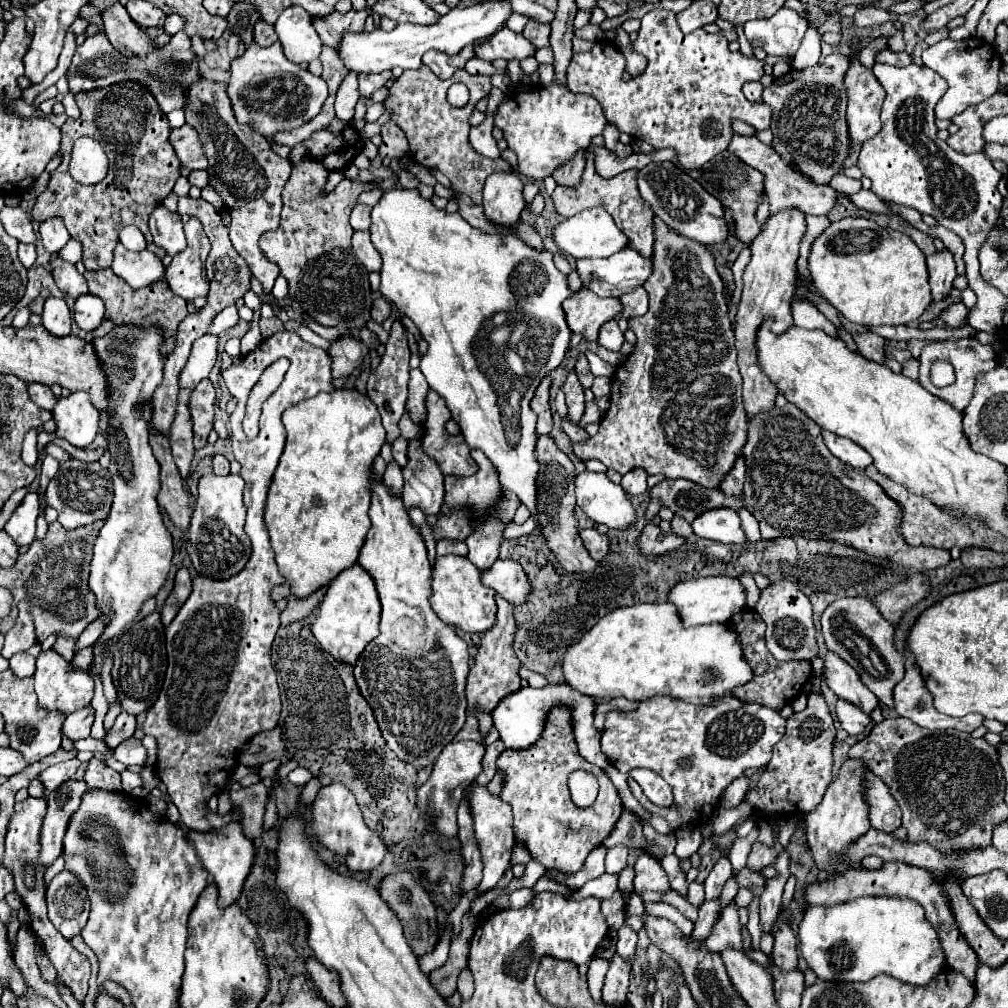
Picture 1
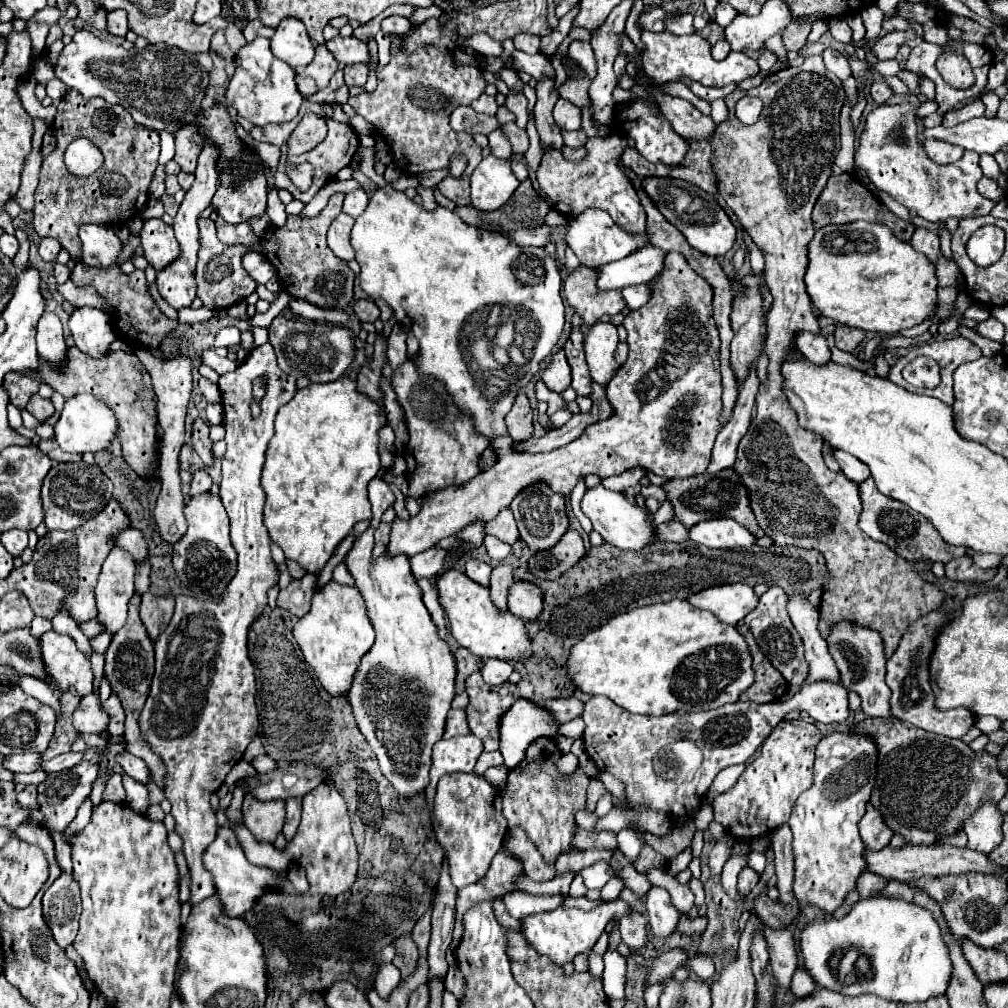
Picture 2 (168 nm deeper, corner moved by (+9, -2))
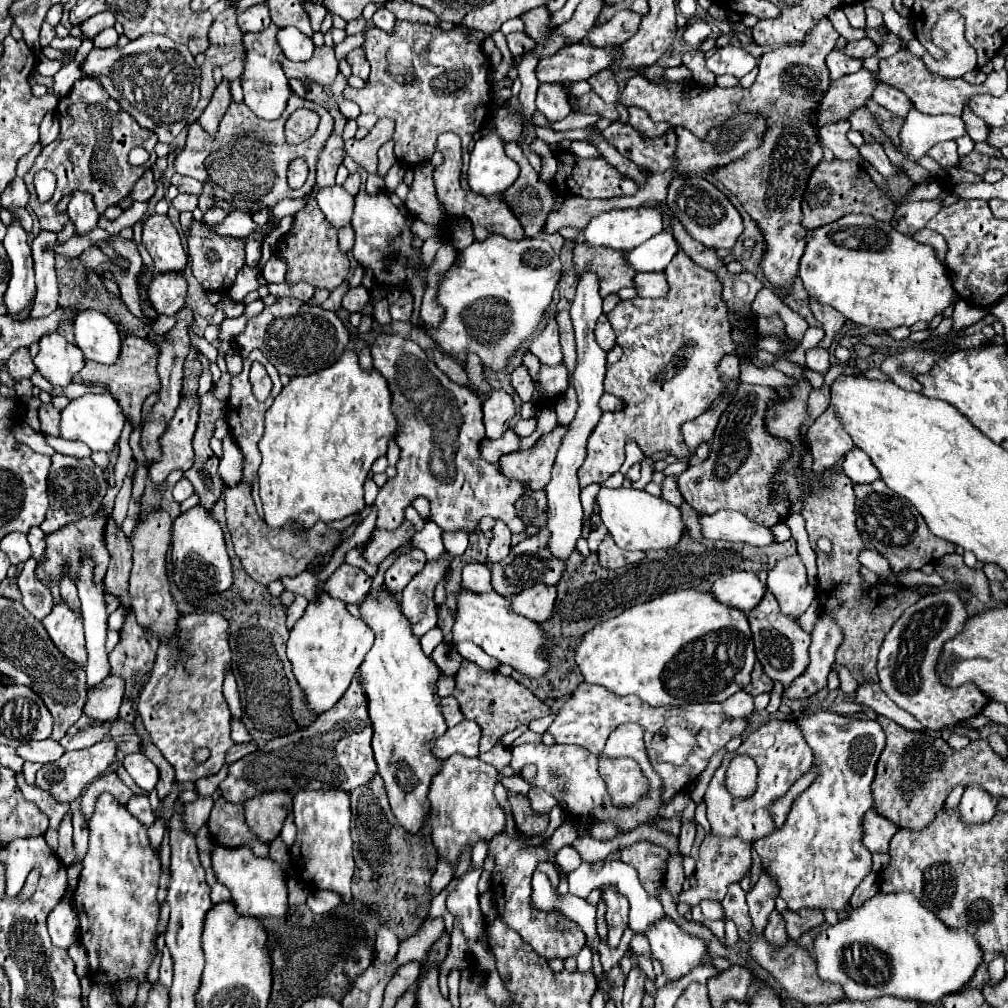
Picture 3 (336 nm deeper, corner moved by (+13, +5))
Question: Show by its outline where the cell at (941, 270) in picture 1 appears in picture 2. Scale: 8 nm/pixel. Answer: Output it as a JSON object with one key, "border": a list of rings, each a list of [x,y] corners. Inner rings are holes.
{"border":[[[917,228],[913,234],[913,242],[909,242],[917,252],[925,254],[929,258],[929,262],[937,262],[941,248],[939,248],[939,236],[935,232],[929,232],[925,228]]]}

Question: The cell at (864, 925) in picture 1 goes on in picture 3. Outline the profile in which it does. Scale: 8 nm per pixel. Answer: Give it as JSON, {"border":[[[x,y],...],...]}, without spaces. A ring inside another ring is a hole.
{"border":[[[877,893],[873,899],[855,909],[847,921],[827,927],[815,939],[815,957],[821,979],[839,983],[849,999],[865,1001],[893,995],[899,999],[935,1003],[945,995],[959,993],[971,981],[983,961],[983,951],[967,929],[949,929],[911,893]]]}

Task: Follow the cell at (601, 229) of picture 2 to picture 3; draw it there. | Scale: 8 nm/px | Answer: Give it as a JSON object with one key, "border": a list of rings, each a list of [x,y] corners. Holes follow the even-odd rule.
{"border":[[[655,207],[613,209],[591,219],[585,239],[593,247],[631,251],[663,231],[663,215]]]}

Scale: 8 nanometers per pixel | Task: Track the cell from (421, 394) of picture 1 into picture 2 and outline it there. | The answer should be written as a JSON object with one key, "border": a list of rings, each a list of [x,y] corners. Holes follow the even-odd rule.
{"border":[[[401,324],[393,326],[393,332],[389,334],[389,364],[393,370],[401,368],[401,364],[407,360],[407,330]]]}

